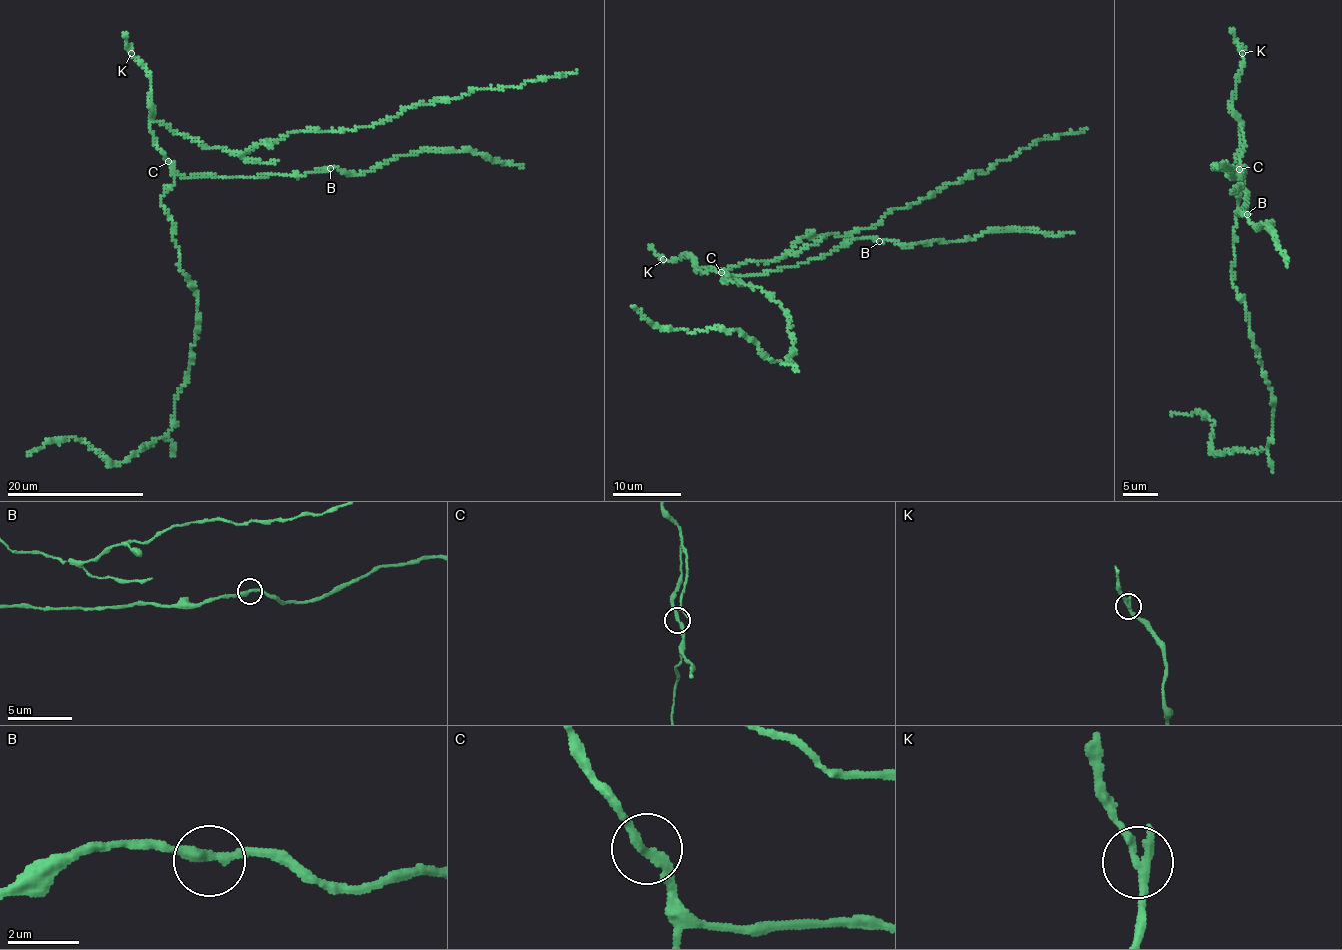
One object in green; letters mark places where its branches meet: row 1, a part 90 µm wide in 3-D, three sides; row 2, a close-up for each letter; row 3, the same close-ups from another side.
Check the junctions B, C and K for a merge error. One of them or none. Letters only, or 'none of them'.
K

